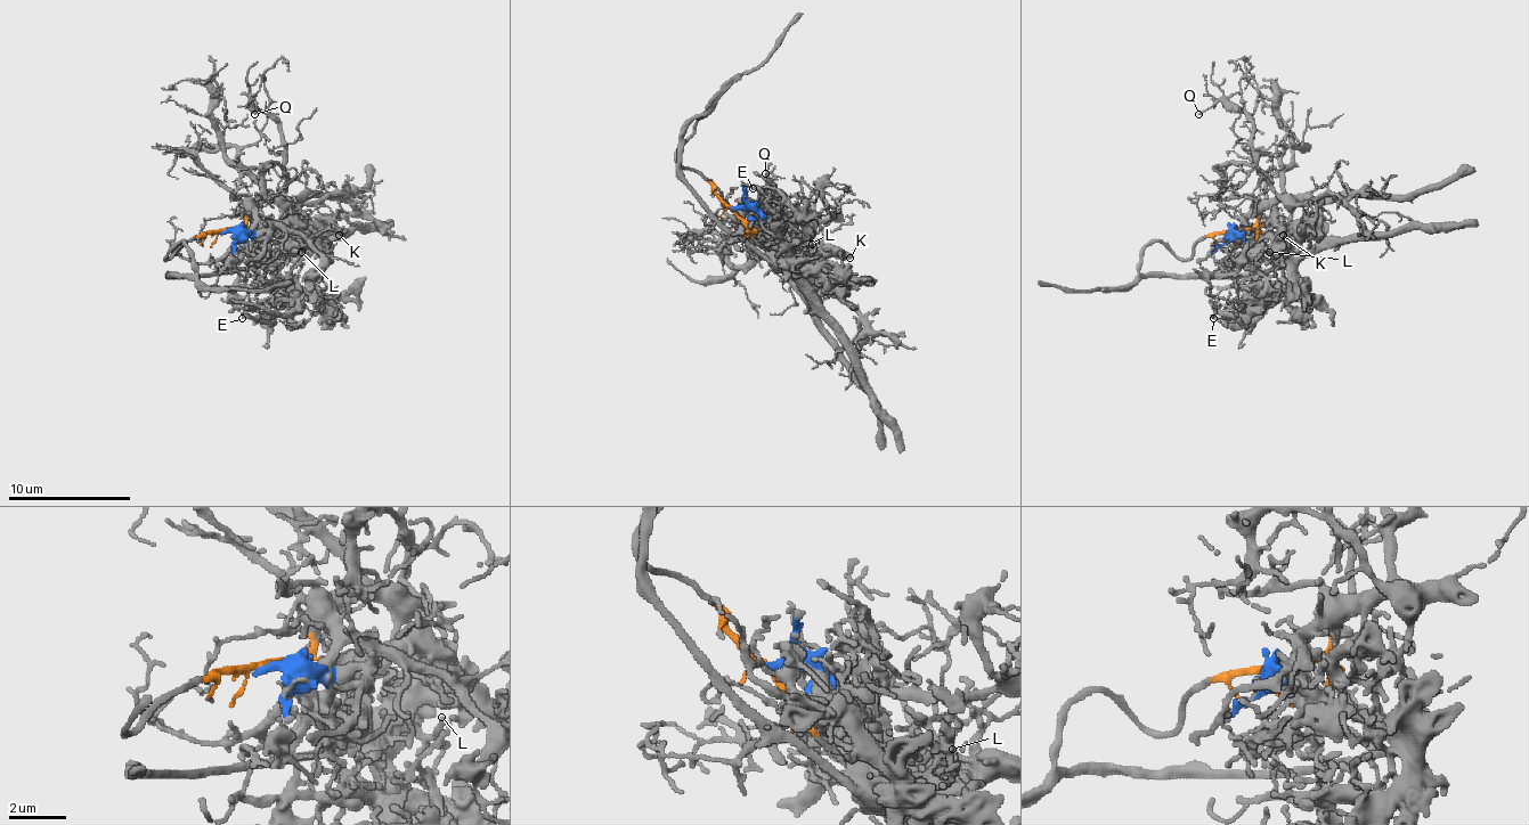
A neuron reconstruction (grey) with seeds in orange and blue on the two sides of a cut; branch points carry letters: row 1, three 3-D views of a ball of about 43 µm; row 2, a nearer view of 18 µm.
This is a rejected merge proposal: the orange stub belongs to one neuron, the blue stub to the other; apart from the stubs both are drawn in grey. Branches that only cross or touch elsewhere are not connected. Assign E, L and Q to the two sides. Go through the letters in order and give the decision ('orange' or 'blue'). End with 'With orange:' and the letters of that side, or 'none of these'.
E: blue
L: blue
Q: orange
With orange: Q

